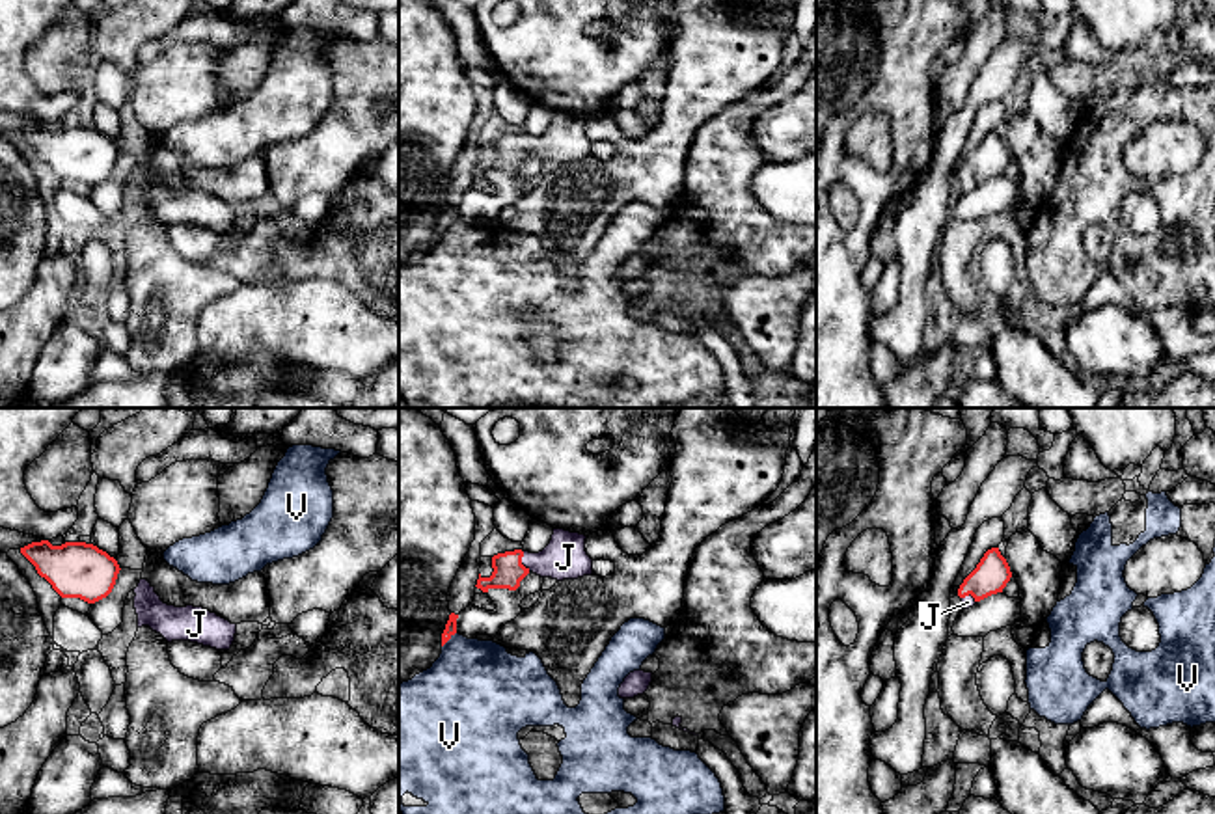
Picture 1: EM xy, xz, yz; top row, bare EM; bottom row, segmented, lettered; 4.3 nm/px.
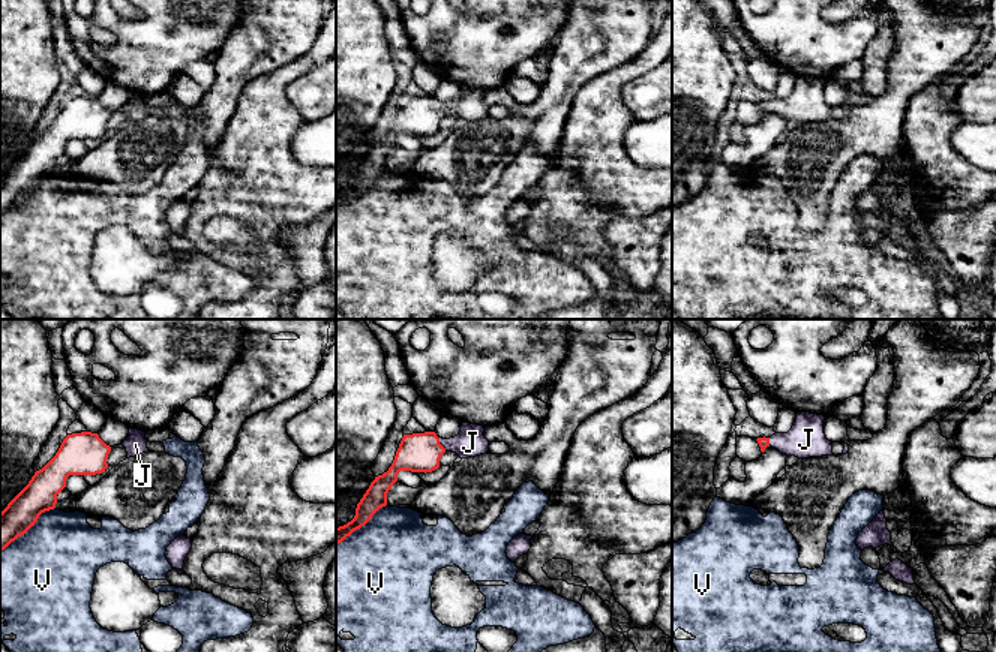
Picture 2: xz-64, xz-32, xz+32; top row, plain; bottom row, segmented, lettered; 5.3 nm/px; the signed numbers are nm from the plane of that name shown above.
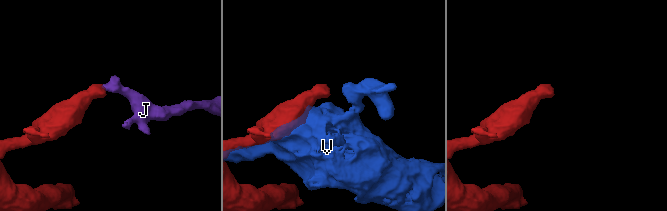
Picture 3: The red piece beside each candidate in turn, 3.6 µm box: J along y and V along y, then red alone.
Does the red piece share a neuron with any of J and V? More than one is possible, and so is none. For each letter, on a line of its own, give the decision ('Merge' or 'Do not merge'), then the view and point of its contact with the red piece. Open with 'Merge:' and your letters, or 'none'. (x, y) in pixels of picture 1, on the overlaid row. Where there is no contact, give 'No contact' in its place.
Merge: J
J: Merge. Touches red at xz (520, 561)
V: Do not merge. Touches red at xz (450, 637)

